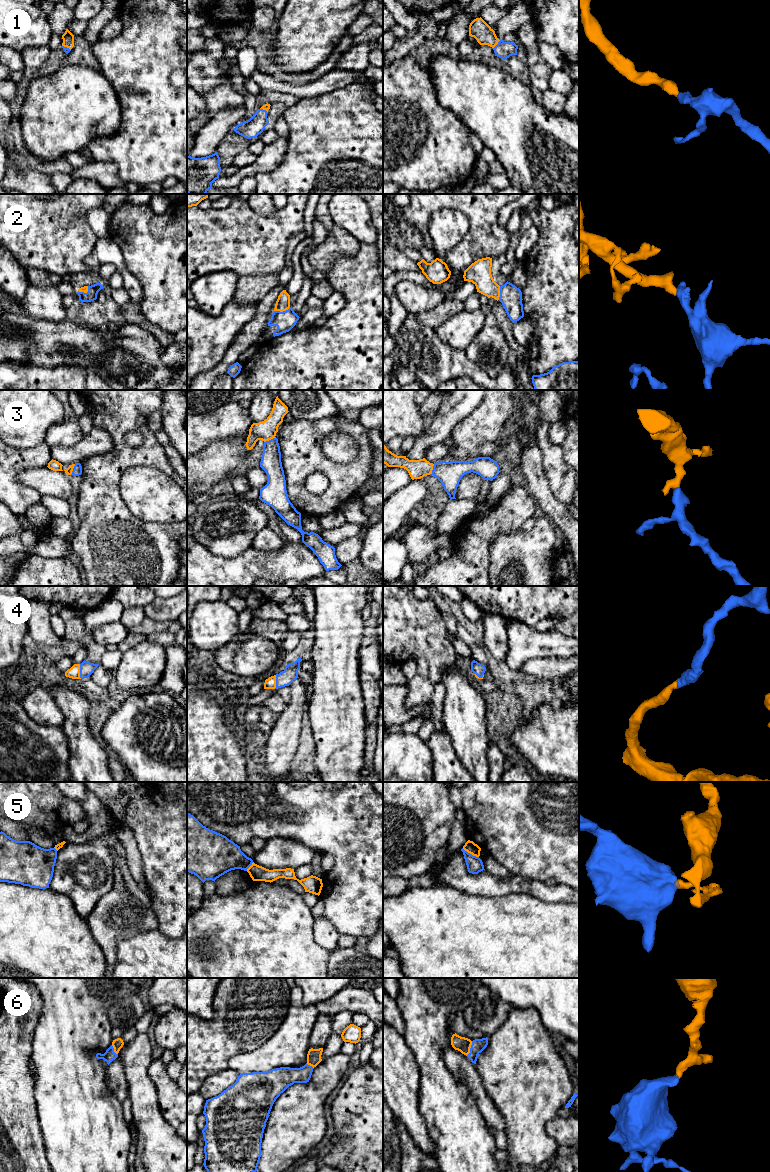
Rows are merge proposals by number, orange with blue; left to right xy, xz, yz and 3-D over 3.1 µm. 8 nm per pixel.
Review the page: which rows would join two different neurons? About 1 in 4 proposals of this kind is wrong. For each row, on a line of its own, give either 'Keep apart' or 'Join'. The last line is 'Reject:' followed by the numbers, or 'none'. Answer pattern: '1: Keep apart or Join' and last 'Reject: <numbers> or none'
1: Join
2: Join
3: Join
4: Join
5: Keep apart
6: Join
Reject: 5

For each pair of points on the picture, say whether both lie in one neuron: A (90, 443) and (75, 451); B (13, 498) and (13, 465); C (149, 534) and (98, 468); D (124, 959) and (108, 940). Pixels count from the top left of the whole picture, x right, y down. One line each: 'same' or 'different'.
A: same
B: same
C: same
D: different

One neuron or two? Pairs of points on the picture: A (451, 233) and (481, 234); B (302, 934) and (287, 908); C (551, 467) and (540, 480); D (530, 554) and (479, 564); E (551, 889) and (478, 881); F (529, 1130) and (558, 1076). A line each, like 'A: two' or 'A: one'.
A: two
B: one
C: two
D: two
E: one
F: one

